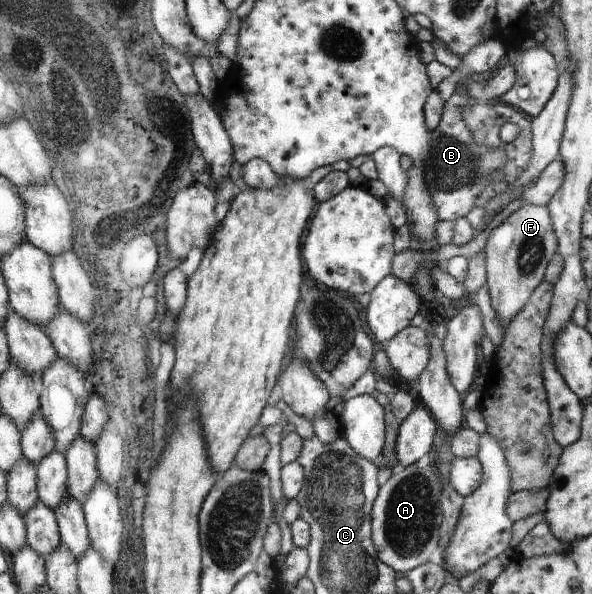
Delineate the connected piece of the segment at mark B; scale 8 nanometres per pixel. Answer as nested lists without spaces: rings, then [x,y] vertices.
[[[472,78],[463,79],[457,85],[452,97],[445,101],[440,123],[436,129],[430,132],[431,145],[428,148],[428,157],[422,163],[424,183],[428,187],[440,220],[453,222],[461,217],[467,217],[475,207],[482,189],[487,187],[488,173],[502,169],[508,161],[506,151],[502,147],[488,149],[488,147],[476,143],[471,130],[464,123],[463,114],[470,103],[470,97],[468,97],[470,93],[468,93],[466,85],[470,85],[472,82]]]

